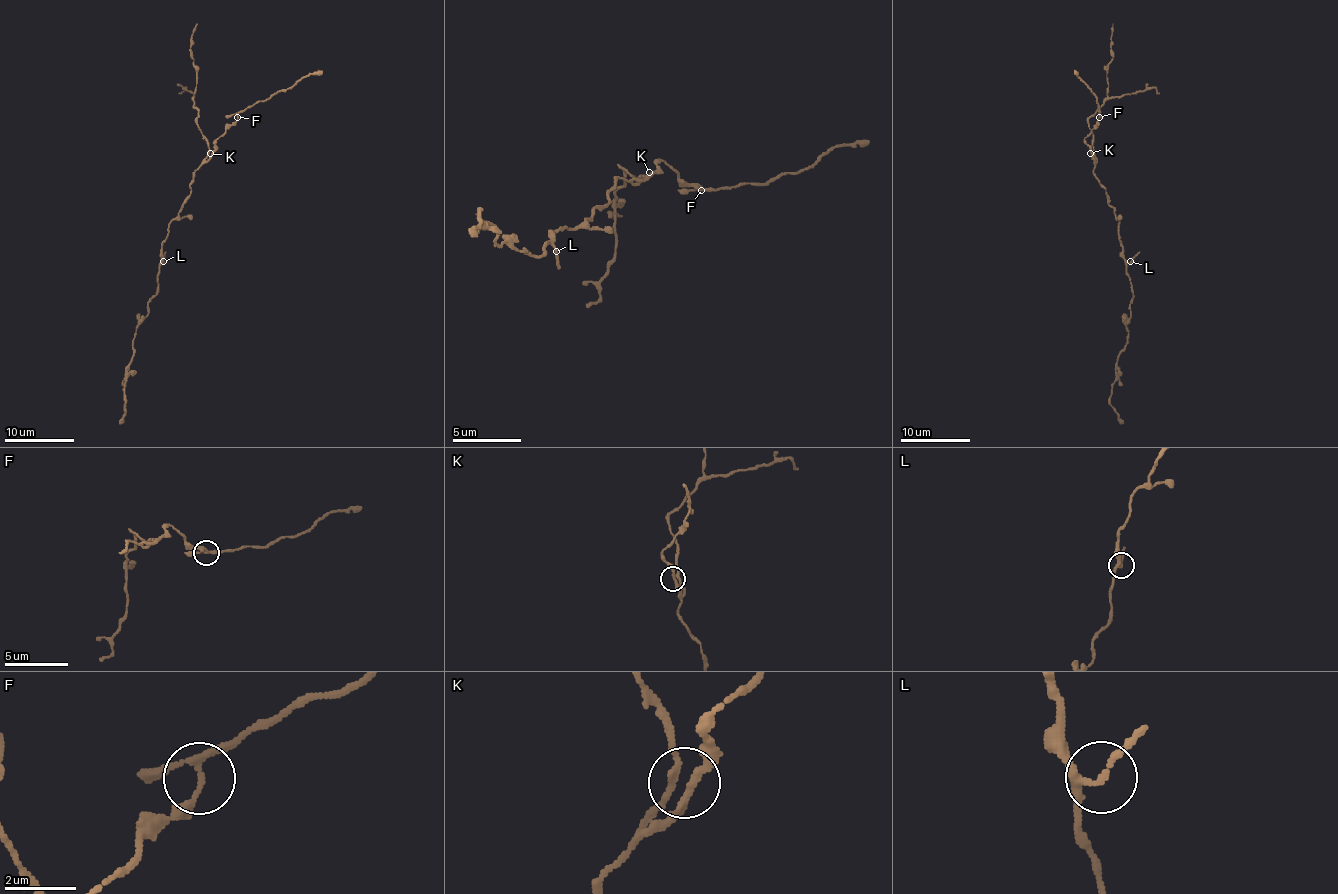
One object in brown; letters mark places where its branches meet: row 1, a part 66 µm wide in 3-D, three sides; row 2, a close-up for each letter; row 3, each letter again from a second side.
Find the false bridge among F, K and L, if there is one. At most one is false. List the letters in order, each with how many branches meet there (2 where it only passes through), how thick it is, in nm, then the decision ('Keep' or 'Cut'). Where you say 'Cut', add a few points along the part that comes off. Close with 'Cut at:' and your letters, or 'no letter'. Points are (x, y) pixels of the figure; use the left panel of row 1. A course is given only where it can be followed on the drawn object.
F: Branches: 3. Thickness 140 nm. Keep
K: Branches: 3. Thickness 160 nm. Keep
L: Branches: 3. Thickness 140 nm. Keep
Cut at: no letter

